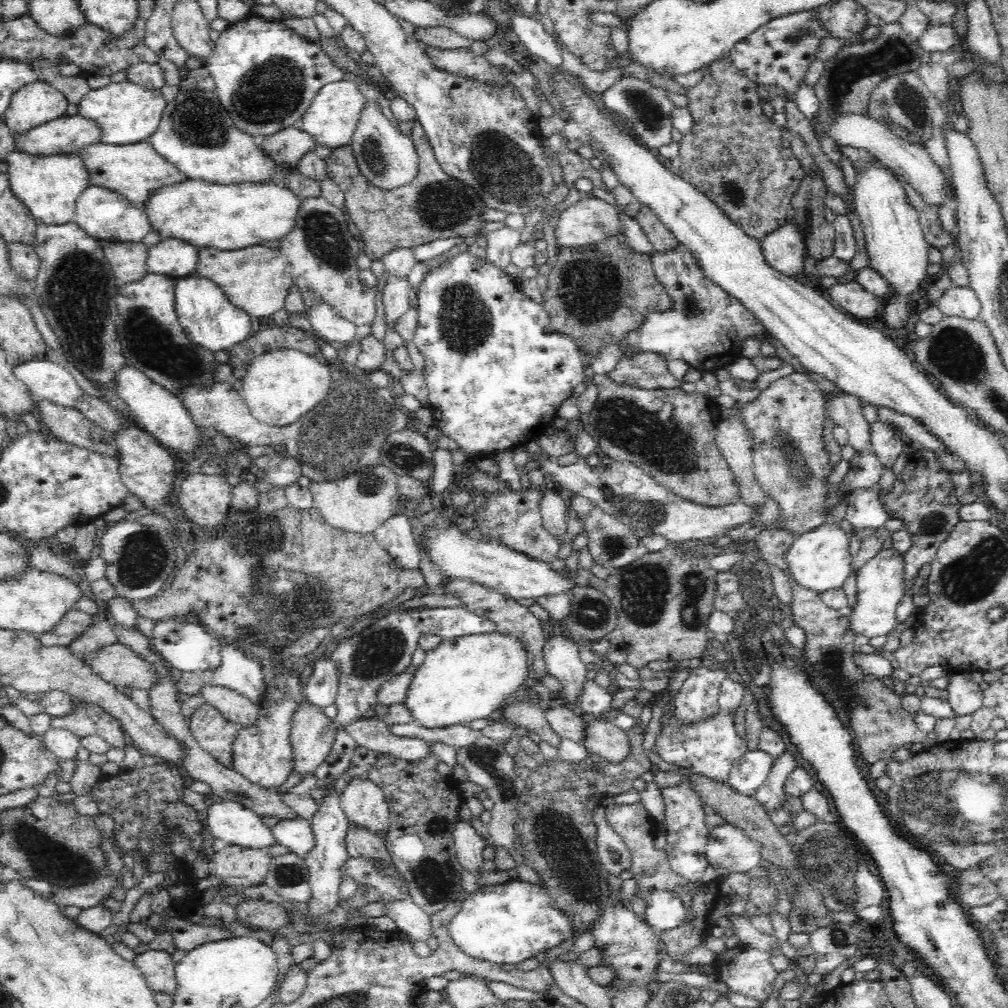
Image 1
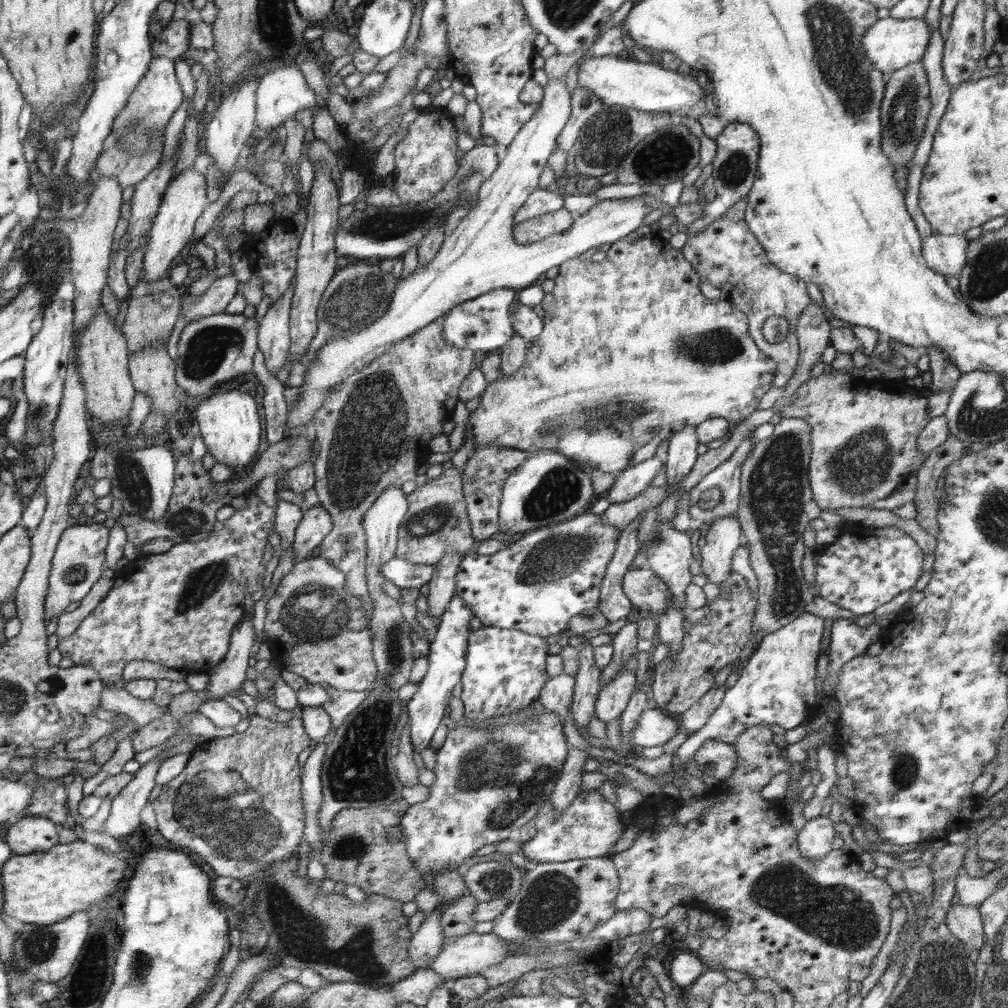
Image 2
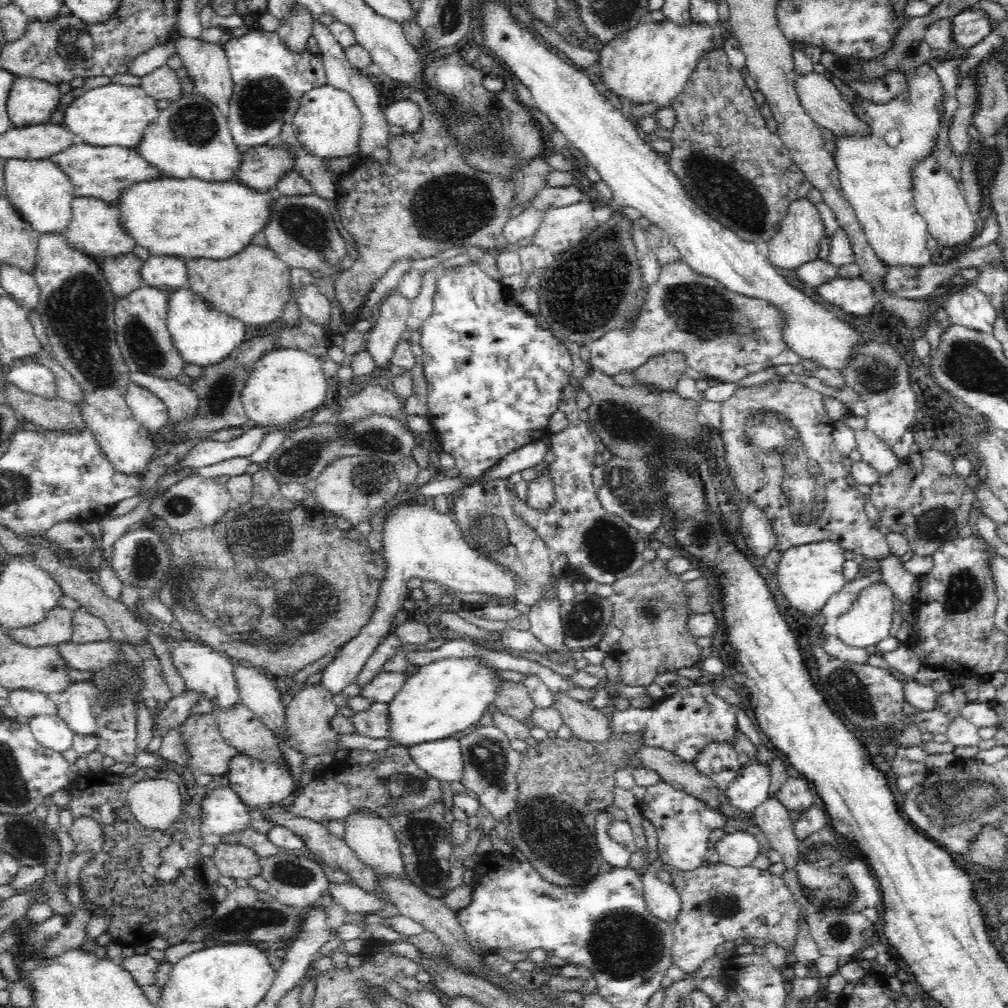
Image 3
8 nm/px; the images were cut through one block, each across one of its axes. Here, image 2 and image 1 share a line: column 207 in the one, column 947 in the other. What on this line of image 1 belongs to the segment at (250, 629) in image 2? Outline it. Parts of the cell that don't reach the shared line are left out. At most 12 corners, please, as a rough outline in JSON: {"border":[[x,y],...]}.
{"border":[[972,674],[950,678],[947,702],[954,717],[983,707],[984,694]]}

